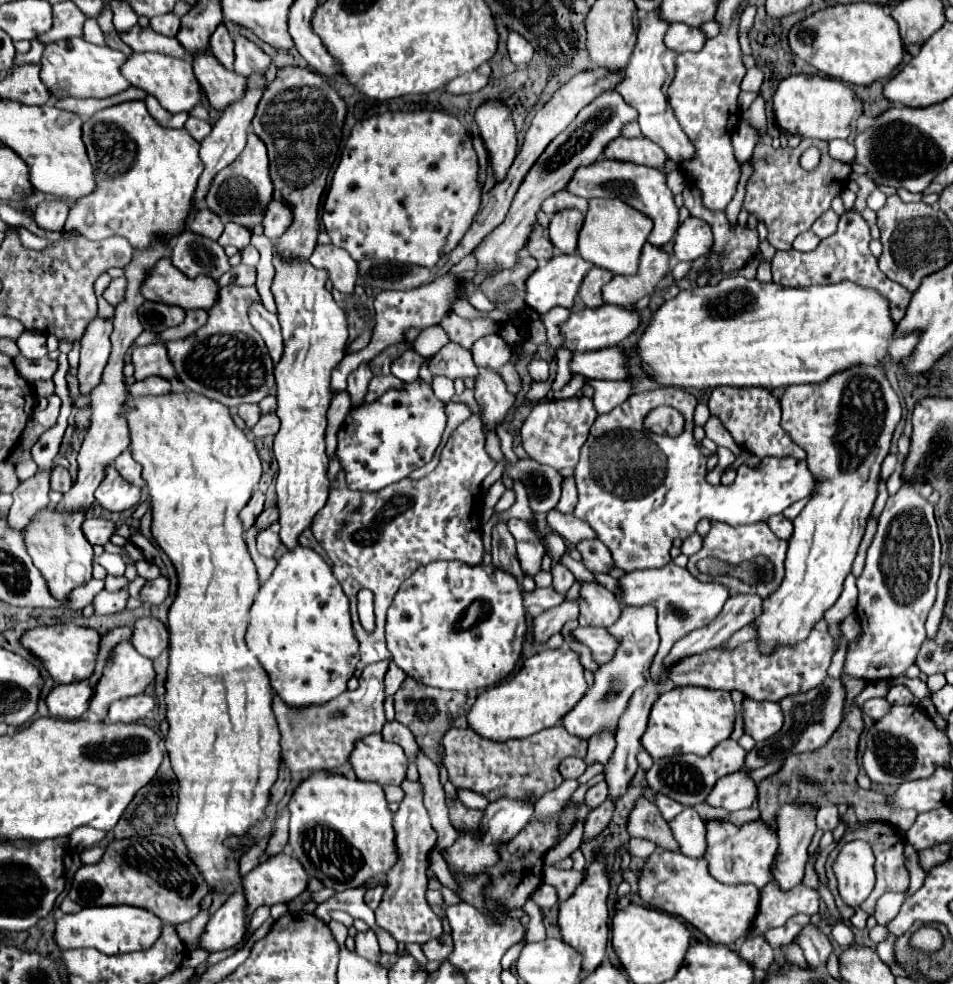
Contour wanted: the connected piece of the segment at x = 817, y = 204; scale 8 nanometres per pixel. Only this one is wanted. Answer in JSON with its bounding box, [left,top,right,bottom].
[742,139,852,251]

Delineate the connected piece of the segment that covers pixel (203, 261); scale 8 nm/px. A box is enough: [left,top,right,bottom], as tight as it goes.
[170,229,230,279]

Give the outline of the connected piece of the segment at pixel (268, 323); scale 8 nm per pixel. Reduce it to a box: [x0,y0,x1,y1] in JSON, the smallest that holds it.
[248,303,284,363]

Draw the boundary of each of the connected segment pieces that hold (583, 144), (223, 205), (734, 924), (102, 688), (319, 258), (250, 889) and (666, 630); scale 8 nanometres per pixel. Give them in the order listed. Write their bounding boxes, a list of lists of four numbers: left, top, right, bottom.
[[472,91,636,281],[206,131,272,227],[638,849,760,945],[90,641,154,721],[308,243,358,293],[242,853,308,931],[618,561,728,683]]

